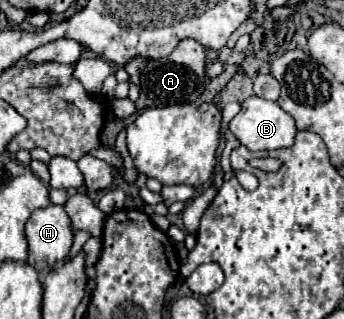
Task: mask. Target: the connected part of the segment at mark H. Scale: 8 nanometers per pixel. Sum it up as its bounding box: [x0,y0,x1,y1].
[26,204,74,272]

